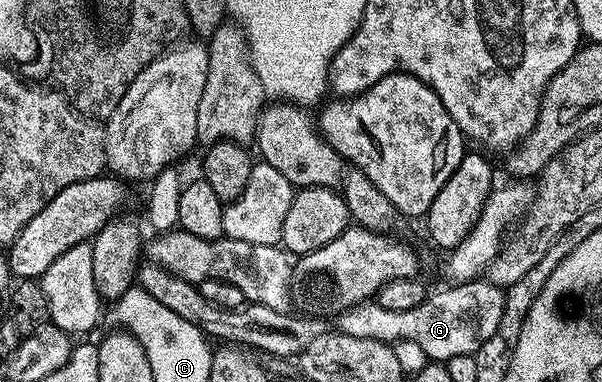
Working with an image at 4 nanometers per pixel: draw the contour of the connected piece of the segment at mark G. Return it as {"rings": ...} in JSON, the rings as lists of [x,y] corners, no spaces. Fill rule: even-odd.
{"rings":[[[478,277],[468,281],[457,281],[454,287],[445,287],[442,291],[430,294],[422,303],[415,305],[415,309],[392,310],[383,309],[375,301],[361,303],[350,311],[344,311],[339,316],[340,334],[351,337],[367,337],[371,341],[388,343],[390,345],[399,341],[415,341],[427,353],[430,361],[444,361],[451,357],[463,357],[464,355],[476,355],[477,350],[499,329],[499,320],[503,318],[503,305],[505,304],[505,291],[493,283]]]}

